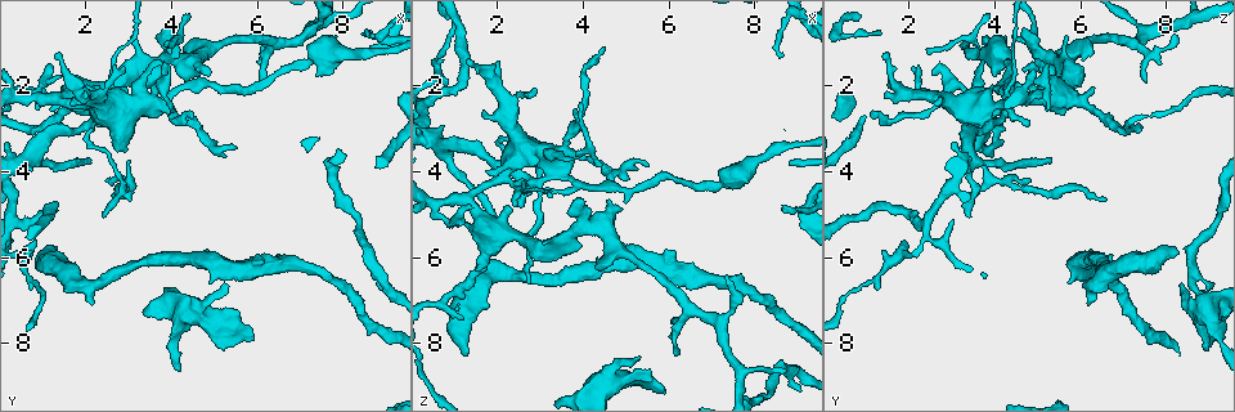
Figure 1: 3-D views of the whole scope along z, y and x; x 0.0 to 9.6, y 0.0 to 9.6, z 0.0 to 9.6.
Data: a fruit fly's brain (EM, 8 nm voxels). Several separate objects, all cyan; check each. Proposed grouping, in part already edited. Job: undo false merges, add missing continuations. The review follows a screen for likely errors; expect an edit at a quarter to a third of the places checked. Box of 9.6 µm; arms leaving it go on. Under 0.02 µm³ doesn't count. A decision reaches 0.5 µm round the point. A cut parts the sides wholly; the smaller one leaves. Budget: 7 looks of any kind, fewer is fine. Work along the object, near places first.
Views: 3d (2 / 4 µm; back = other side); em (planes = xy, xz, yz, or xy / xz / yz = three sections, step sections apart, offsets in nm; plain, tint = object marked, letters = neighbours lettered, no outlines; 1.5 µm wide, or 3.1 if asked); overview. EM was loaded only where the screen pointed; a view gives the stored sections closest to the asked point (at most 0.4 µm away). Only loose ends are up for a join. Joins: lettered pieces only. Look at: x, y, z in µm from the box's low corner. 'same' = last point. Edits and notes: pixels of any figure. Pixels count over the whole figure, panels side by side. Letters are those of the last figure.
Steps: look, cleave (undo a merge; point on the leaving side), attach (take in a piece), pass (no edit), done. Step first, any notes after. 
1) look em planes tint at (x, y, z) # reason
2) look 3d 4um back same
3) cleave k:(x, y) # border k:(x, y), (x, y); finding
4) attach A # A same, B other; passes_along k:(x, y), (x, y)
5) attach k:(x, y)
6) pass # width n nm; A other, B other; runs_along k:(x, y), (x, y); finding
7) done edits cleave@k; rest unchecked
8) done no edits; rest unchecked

look 3d 4um at (5.20, 8.05, 8.85) # stops while still wide

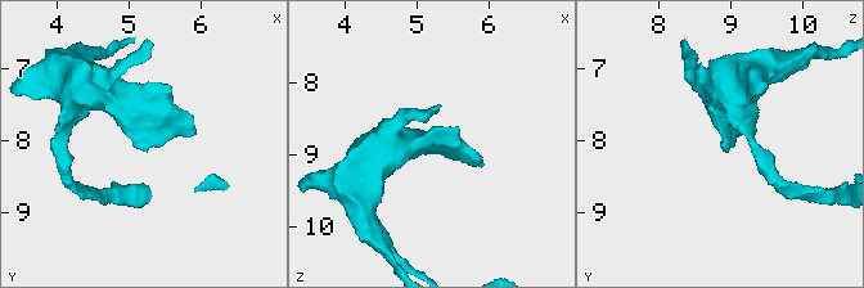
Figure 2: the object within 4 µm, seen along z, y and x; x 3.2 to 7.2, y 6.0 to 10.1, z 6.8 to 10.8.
look em planes plain at (5.20, 8.10, 8.85) # need the tissue

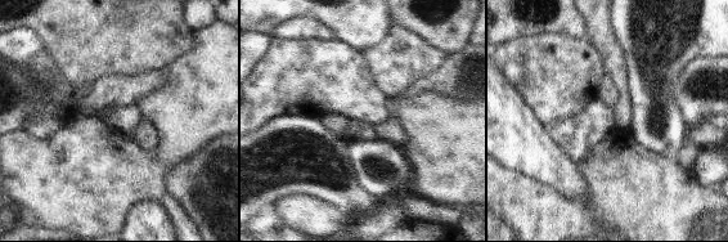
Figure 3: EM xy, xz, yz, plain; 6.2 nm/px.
look em planes letters same

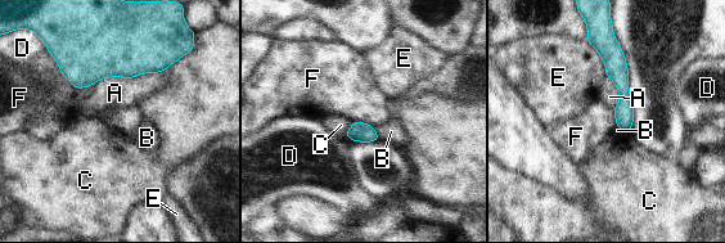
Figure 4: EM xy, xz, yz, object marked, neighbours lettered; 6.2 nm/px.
pass # longest_contact A 420 nm; A other, B other, C other, D other, E other, F other; no lettered piece goes on from it

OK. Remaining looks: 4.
look 3d 2um at (3.00, 4.30, 4.55) # narrows sharply

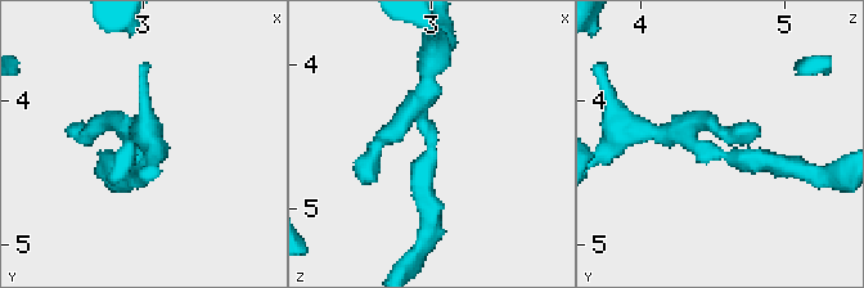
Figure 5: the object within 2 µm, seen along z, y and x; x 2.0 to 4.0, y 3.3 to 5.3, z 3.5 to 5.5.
look em planes tint at (3.02, 4.34, 4.60)

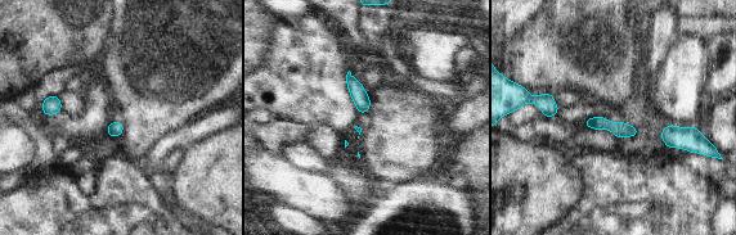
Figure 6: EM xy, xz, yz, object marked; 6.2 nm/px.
look em planes letters same # what lies round it

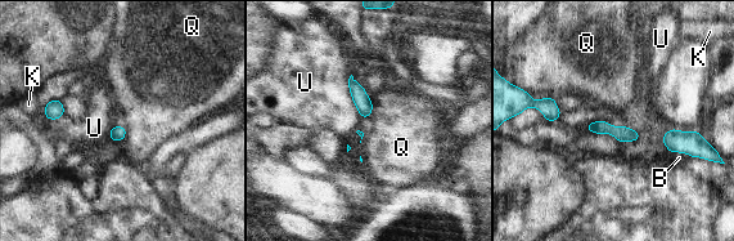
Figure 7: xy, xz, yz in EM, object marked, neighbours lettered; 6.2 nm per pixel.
pass # width 100 nm; longest_contact U 280 nm; B other, K other, Q other, U other; continuous, no second cell

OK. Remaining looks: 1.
look em planes letters at (5.45, 3.45, 3.85) # thin end

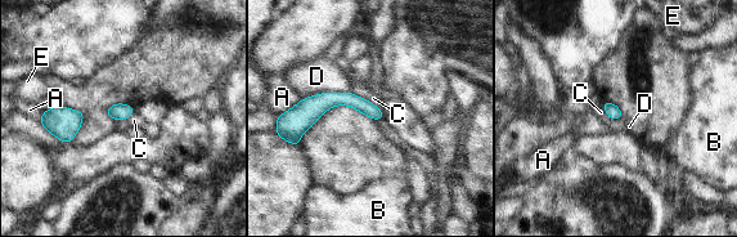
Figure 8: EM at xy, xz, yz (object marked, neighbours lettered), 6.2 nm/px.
pass # longest_contact D 300 nm; A other, B other, C other, D other, E other; border 8:(347, 90), (322, 92), (301, 101); none of them fits

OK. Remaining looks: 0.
done no edits; rest unchecked

